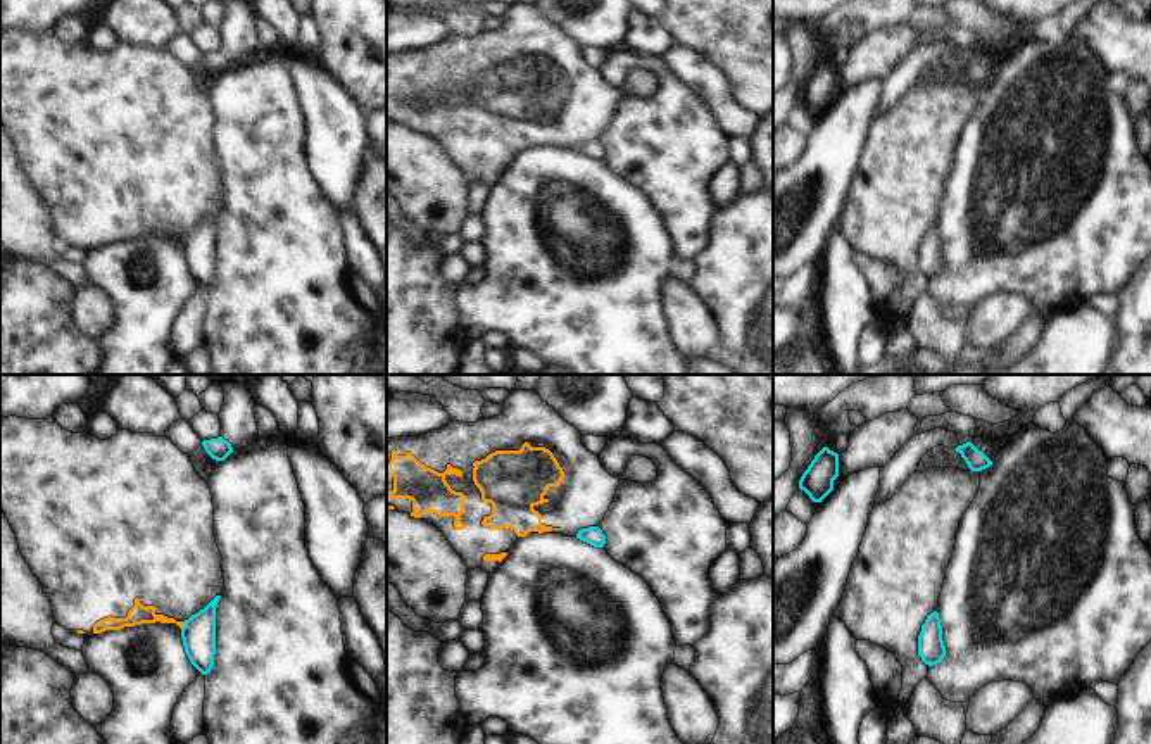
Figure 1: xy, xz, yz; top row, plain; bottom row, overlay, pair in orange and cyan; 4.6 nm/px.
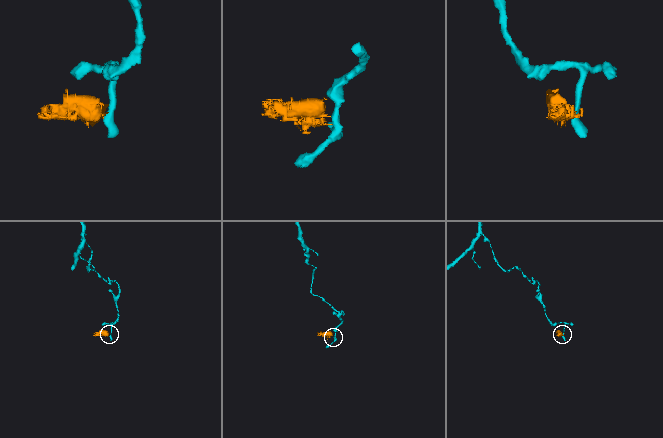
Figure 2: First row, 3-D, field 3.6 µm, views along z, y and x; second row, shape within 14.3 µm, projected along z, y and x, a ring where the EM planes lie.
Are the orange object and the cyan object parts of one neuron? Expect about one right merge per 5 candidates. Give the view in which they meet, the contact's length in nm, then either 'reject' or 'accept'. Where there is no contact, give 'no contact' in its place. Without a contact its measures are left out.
xy | 50 nm | reject

